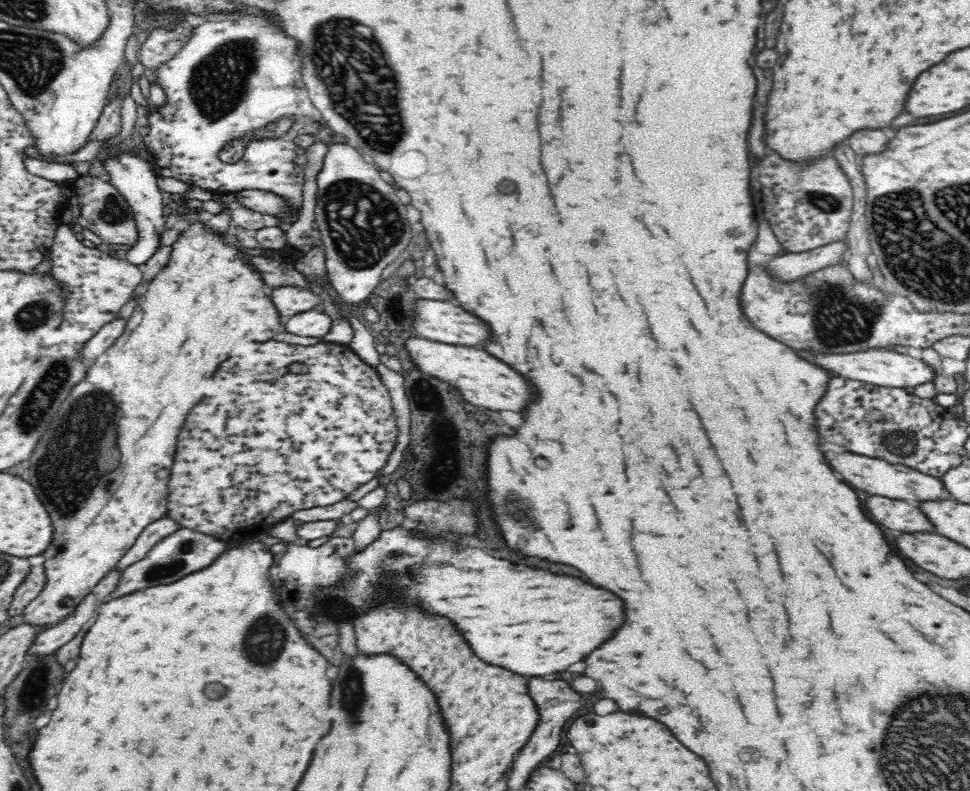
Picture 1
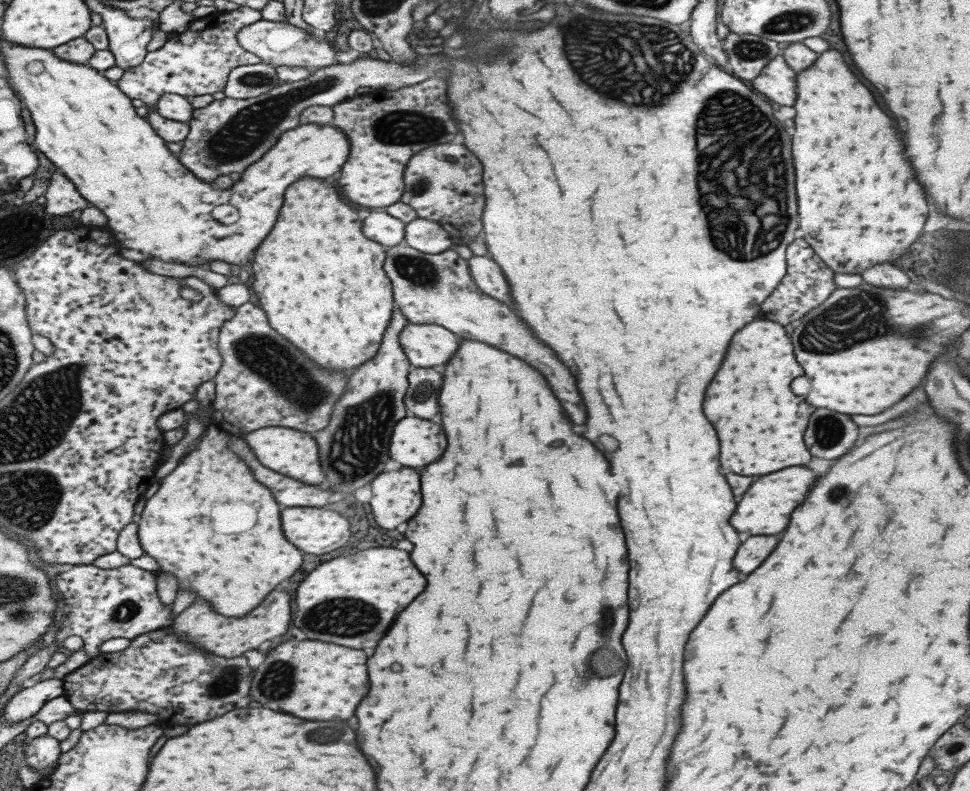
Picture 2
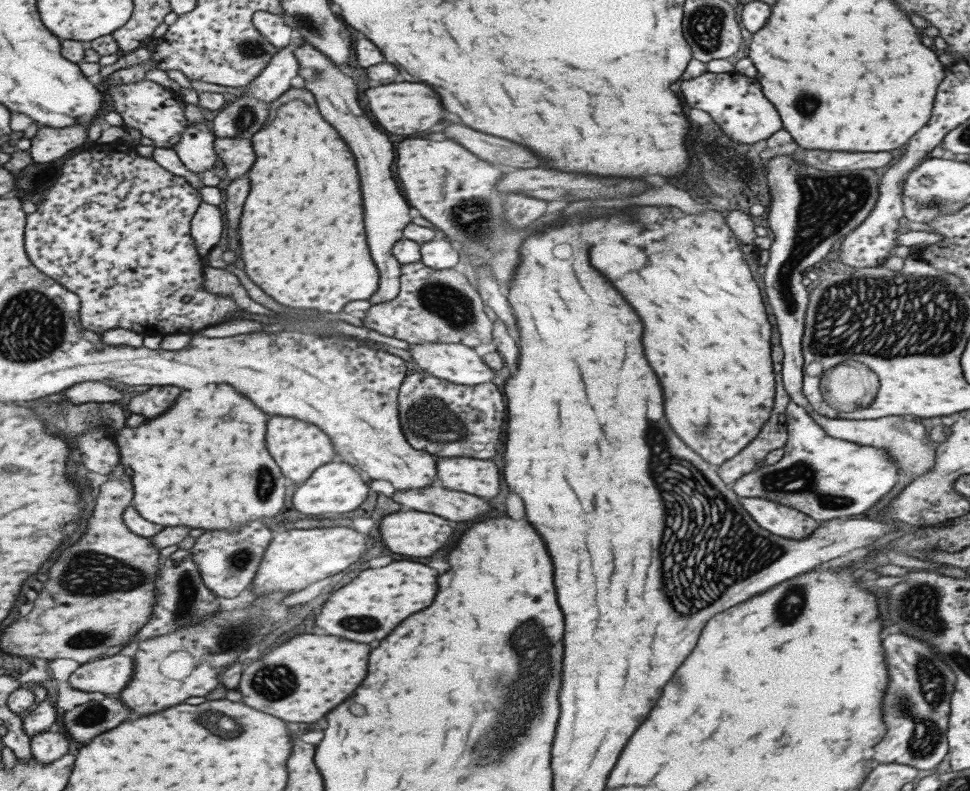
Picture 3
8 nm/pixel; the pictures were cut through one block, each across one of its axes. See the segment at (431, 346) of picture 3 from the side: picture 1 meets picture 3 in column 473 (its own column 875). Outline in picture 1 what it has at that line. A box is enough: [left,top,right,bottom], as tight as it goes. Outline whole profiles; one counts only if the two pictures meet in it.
[798,349,936,388]

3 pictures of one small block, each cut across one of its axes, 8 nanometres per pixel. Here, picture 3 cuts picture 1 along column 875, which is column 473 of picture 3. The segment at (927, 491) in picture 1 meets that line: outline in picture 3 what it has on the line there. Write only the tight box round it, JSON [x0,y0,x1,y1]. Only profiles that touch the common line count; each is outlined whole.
[435,457,499,498]

